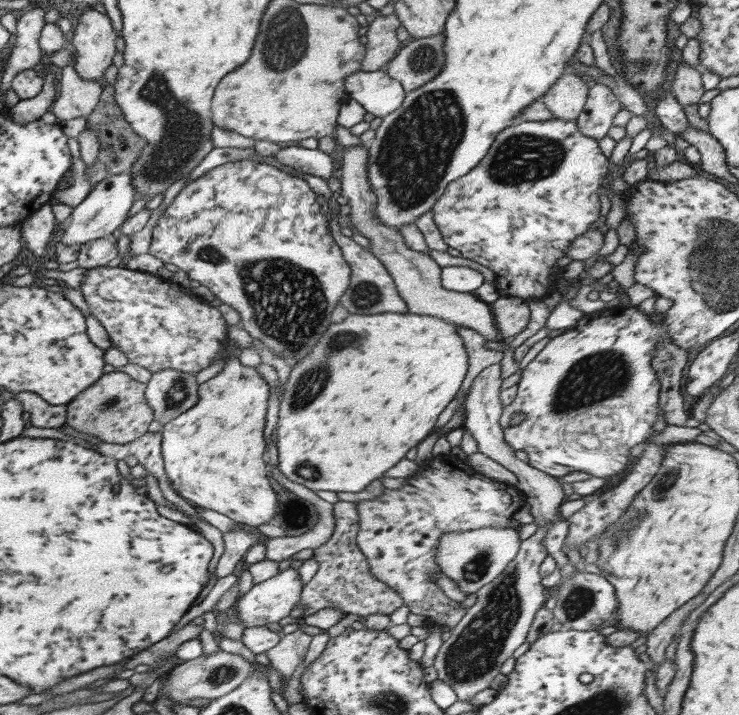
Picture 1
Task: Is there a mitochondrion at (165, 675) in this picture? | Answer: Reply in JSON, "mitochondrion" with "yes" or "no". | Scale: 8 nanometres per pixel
{"mitochondrion":"no"}

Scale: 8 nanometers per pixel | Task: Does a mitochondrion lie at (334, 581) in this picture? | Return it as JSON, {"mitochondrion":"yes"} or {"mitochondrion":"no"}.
{"mitochondrion":"no"}

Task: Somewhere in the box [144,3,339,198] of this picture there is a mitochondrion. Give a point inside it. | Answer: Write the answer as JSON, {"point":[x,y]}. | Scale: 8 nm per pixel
{"point":[285,43]}

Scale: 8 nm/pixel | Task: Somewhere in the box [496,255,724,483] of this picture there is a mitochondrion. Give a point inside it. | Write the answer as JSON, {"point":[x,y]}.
{"point":[604,375]}

